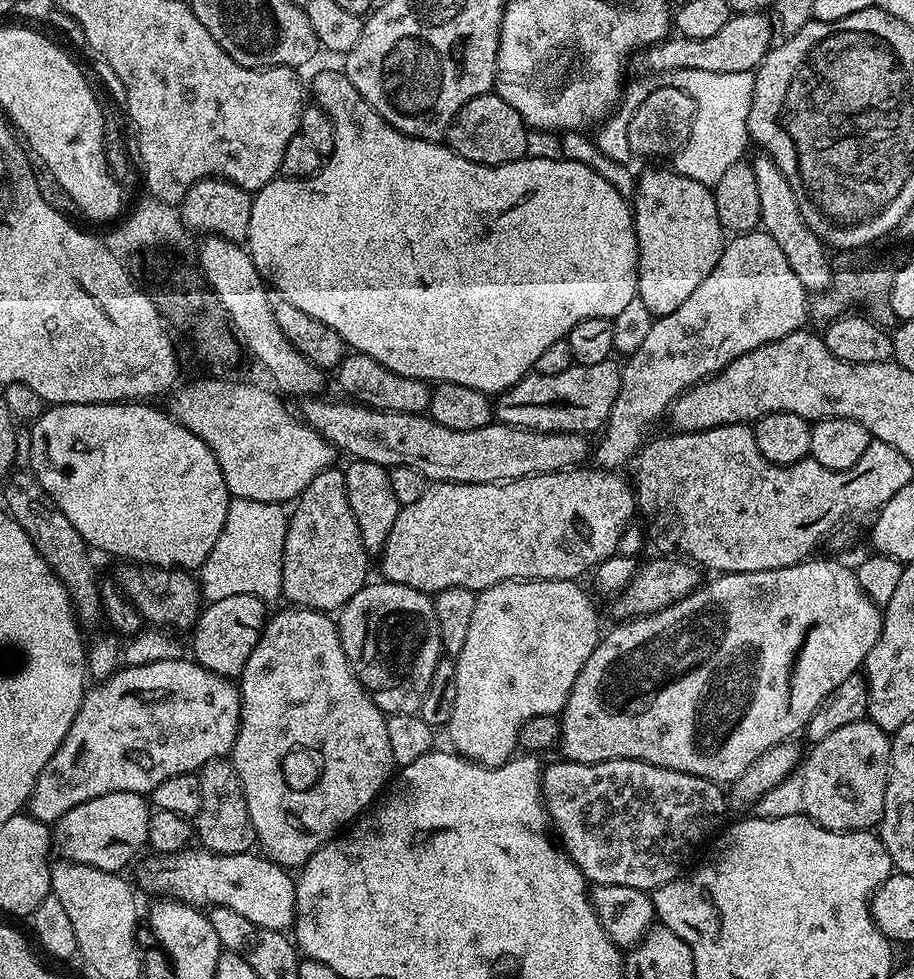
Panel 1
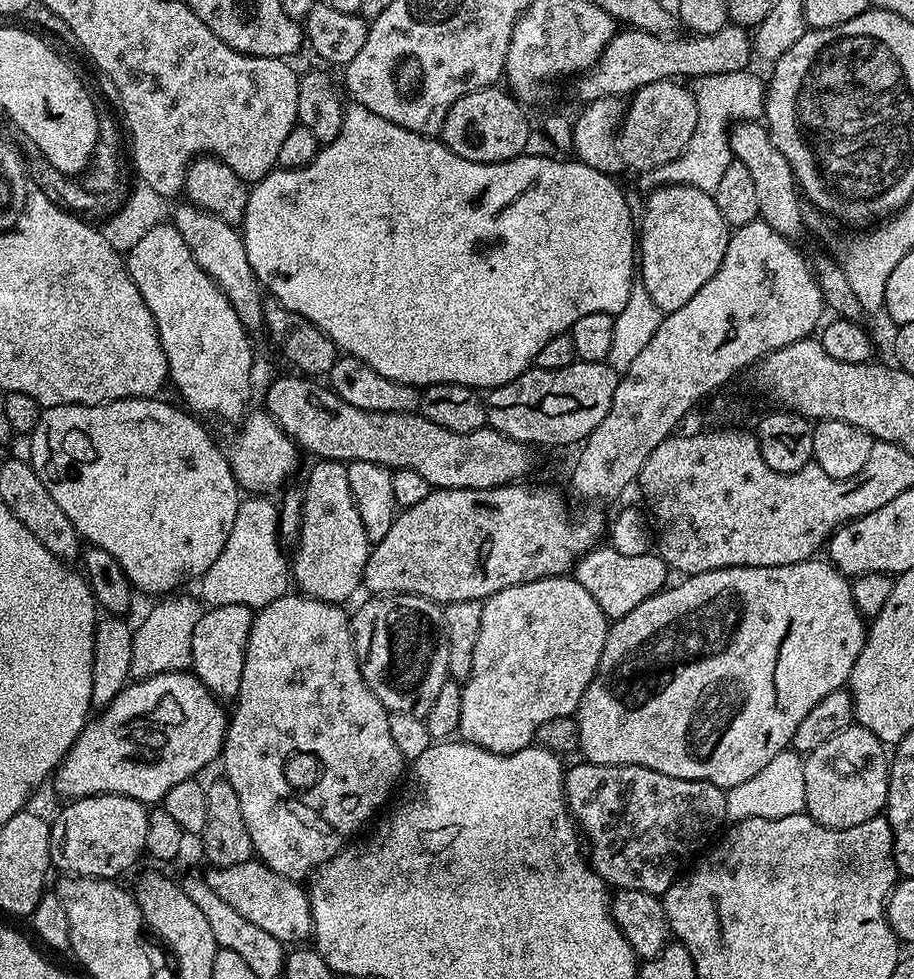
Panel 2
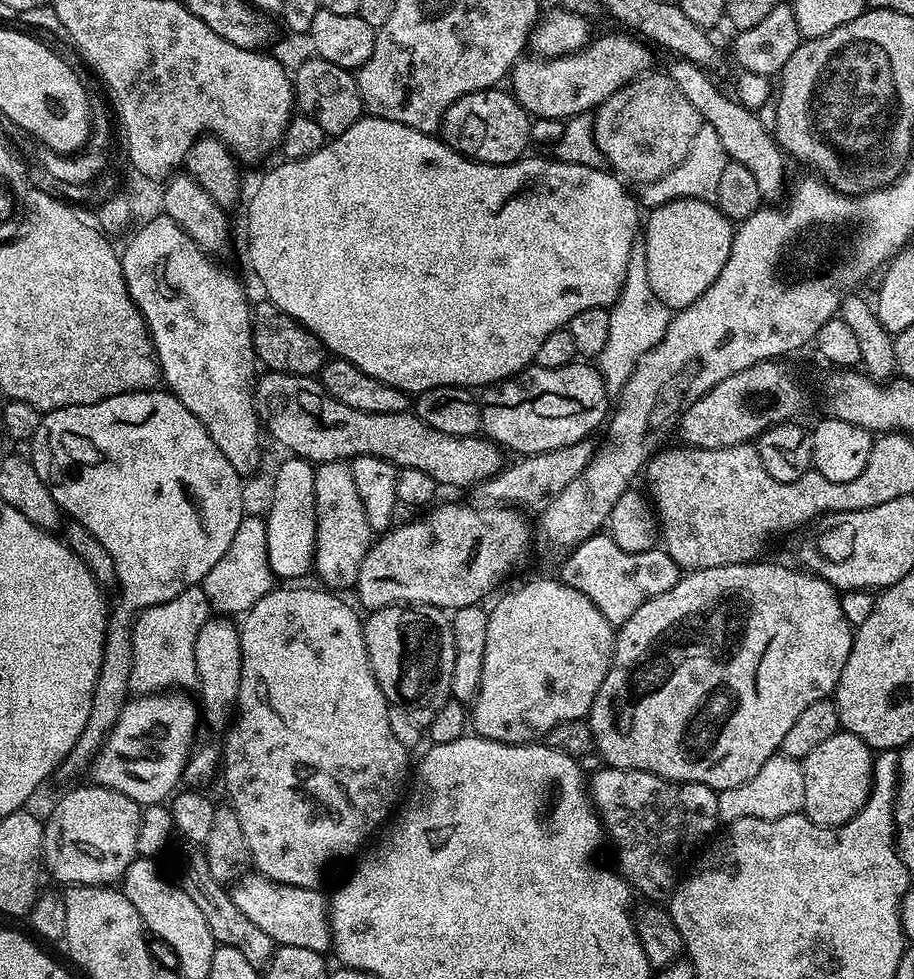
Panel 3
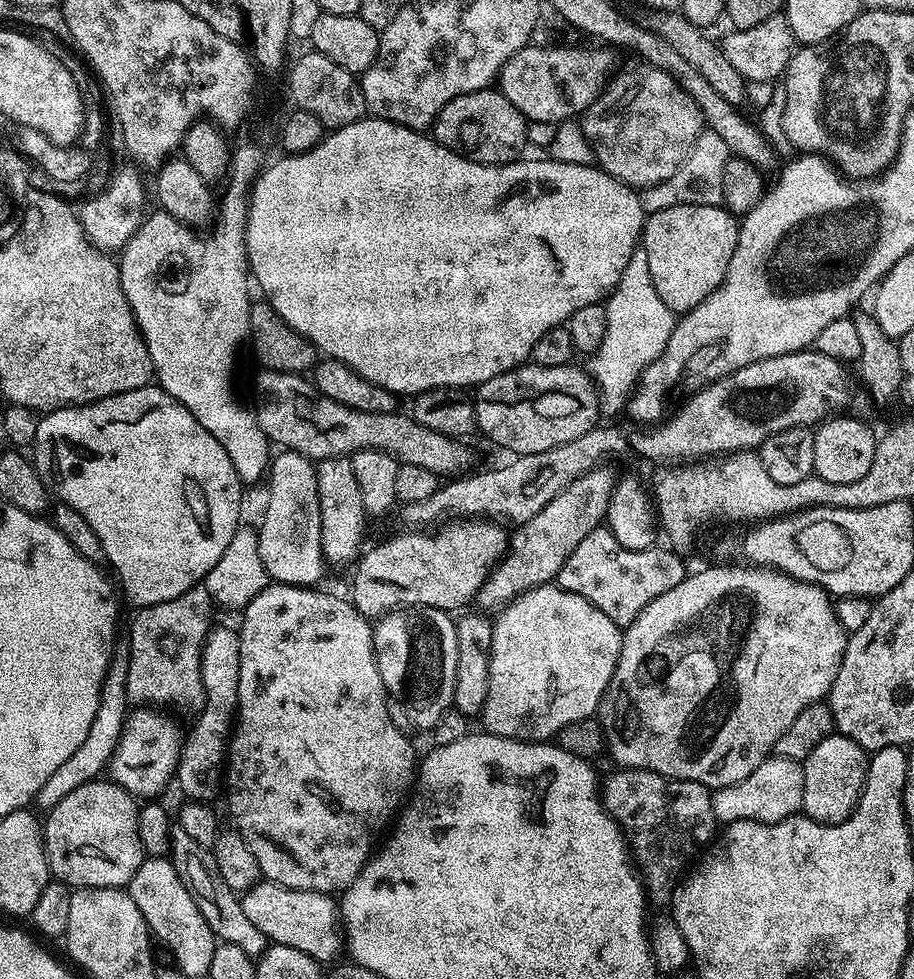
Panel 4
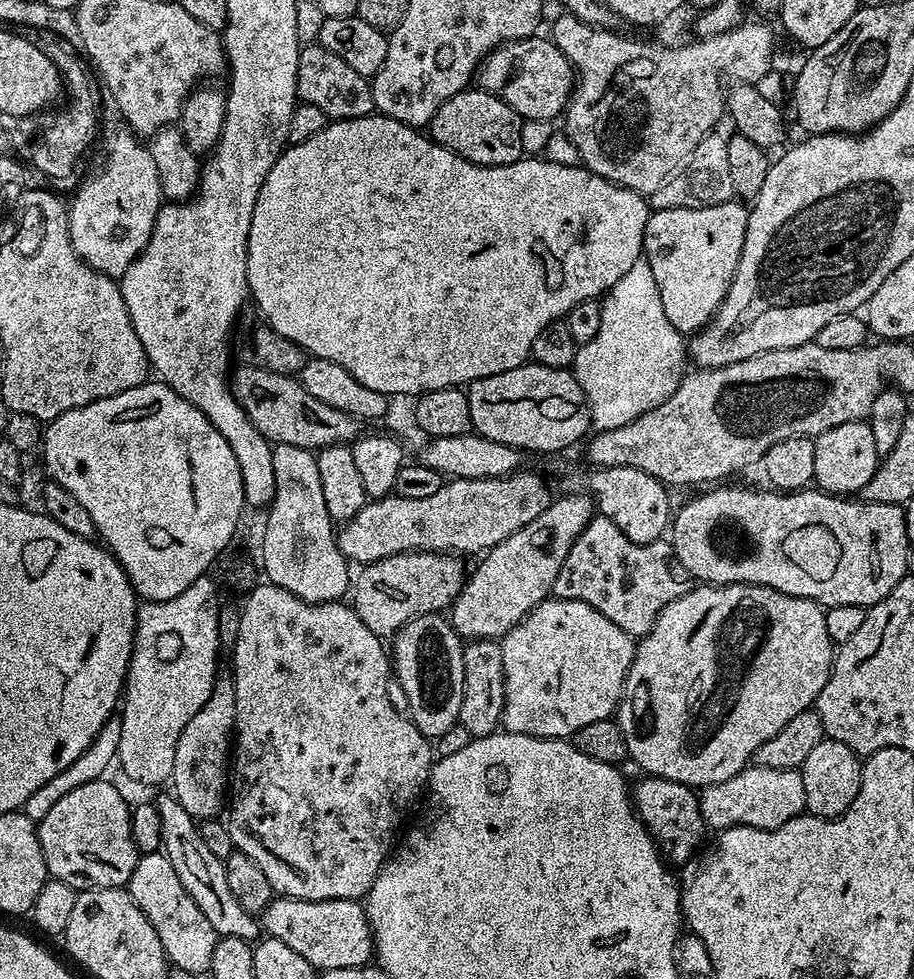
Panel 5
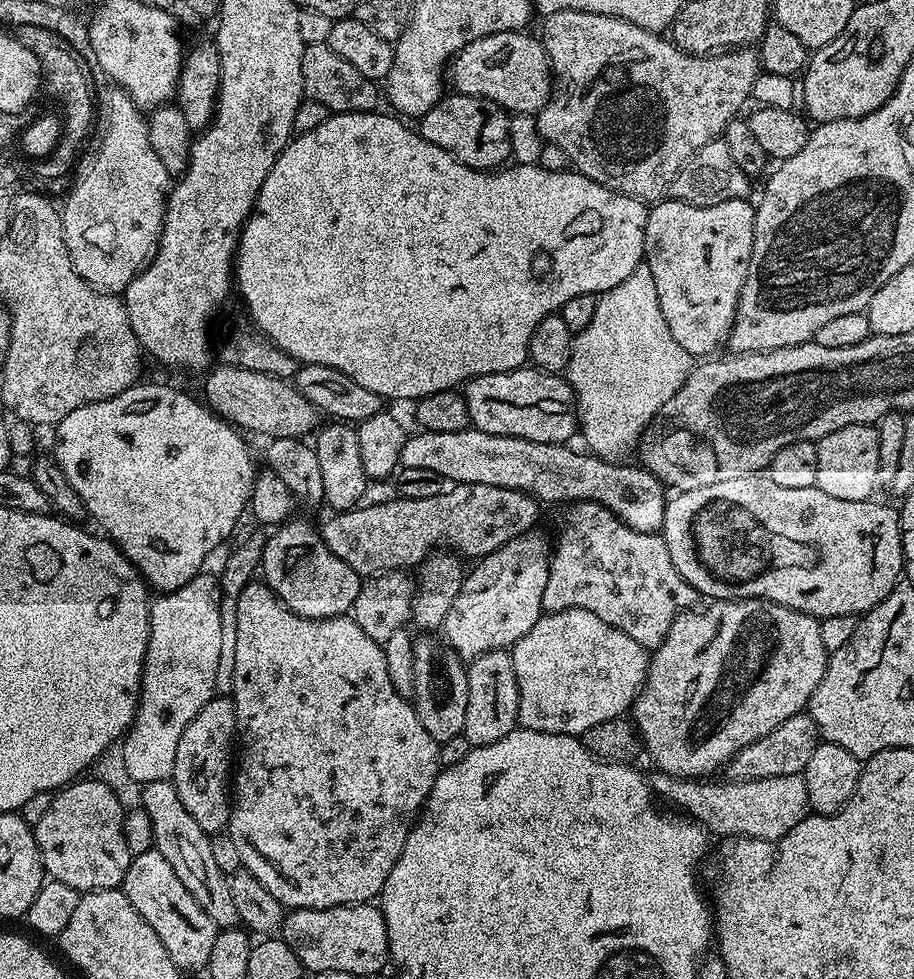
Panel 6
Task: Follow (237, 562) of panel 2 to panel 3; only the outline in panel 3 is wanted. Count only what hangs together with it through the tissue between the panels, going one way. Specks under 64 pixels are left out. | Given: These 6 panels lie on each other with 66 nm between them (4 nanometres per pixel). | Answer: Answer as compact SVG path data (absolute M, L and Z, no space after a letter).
M245 515L234 534L226 554L206 574L203 585L209 609L216 614L243 614L249 612L274 587L272 567L266 554L266 520L263 515Z

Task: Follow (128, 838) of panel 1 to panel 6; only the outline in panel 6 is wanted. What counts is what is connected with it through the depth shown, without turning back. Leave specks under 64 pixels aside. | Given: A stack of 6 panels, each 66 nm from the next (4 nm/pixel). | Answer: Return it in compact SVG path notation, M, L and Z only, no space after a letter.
M77 778L59 789L52 796L49 809L43 814L42 820L34 826L36 845L45 873L53 880L66 882L66 886L75 888L81 894L94 892L98 888L120 888L133 857L124 837L125 805L120 805L115 790L106 781L88 779Z

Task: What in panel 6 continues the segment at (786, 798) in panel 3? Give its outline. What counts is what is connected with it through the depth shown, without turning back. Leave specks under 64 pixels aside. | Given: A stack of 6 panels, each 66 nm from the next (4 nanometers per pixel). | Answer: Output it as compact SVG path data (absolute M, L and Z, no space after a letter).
M659 770L653 771L653 773L653 776L649 775L647 777L647 782L649 788L652 789L653 793L655 793L657 797L662 796L668 803L677 804L677 806L680 807L677 809L683 810L689 817L691 817L691 819L703 824L709 833L715 834L715 832L717 832L718 835L724 836L723 838L745 836L746 838L758 838L759 840L764 841L776 841L778 838L784 837L786 833L798 824L798 822L804 820L810 810L803 775L783 775L779 778L758 778L757 780L728 780L727 782L723 782L724 784L708 784L712 782L705 782L700 778L681 778L678 776L671 776L670 774L666 774L665 772Z

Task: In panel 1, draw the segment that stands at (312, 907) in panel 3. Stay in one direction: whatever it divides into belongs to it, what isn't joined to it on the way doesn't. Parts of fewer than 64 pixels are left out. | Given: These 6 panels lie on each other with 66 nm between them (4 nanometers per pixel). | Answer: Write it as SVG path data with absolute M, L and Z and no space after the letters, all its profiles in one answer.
M192 846L183 852L175 852L169 856L157 855L156 860L152 860L144 868L144 884L152 892L157 892L155 895L160 898L171 898L180 900L183 904L193 906L219 906L234 910L234 914L242 914L242 918L246 918L250 922L254 922L254 926L266 926L266 930L278 930L279 932L291 929L296 923L296 881L290 875L289 869L281 868L279 864L272 863L271 860L263 855L257 854L255 851L243 852L242 854L214 854L200 846Z

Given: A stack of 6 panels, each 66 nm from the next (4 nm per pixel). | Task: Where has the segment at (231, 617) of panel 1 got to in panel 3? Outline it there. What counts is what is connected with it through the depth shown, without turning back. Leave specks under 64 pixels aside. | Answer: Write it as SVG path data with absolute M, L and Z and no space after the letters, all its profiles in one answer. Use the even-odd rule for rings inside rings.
M209 618L198 630L198 642L194 642L194 662L198 681L199 703L202 705L202 720L214 731L223 733L229 727L230 717L238 708L242 650L240 629L228 618ZM204 703L204 704L203 704ZM229 715L229 716L228 716Z

